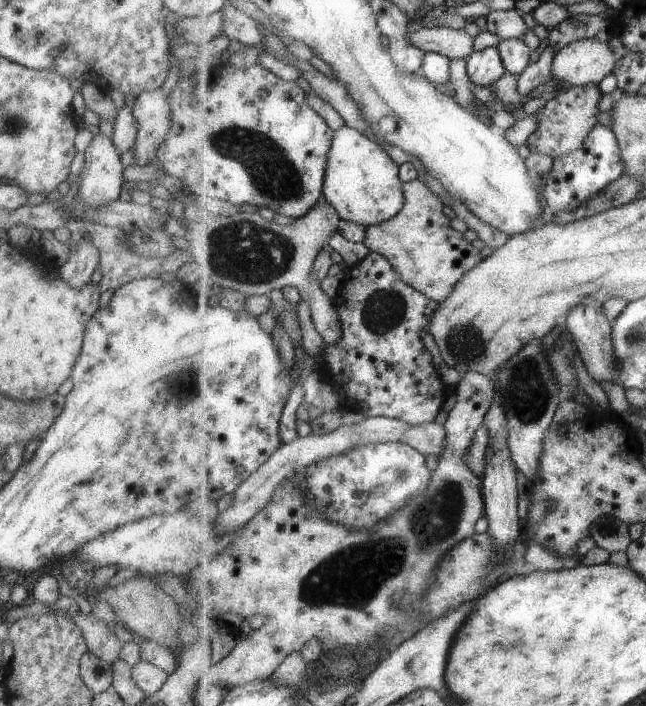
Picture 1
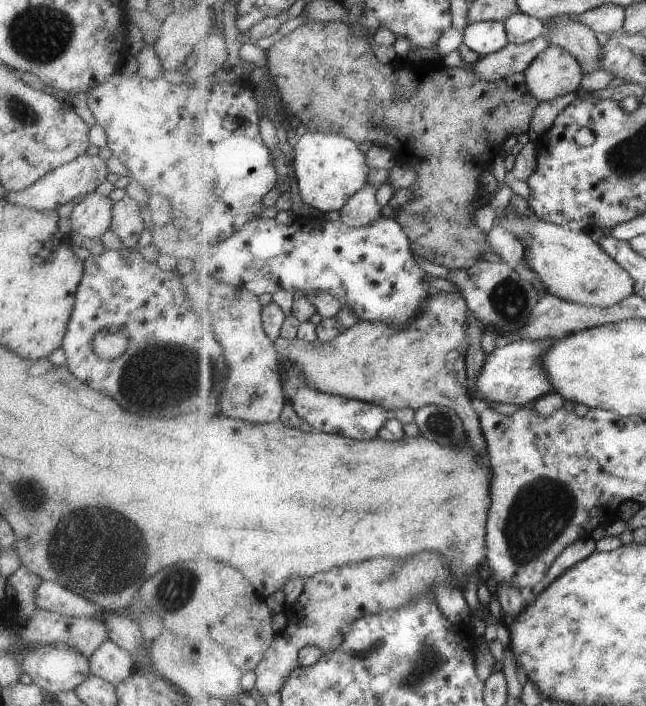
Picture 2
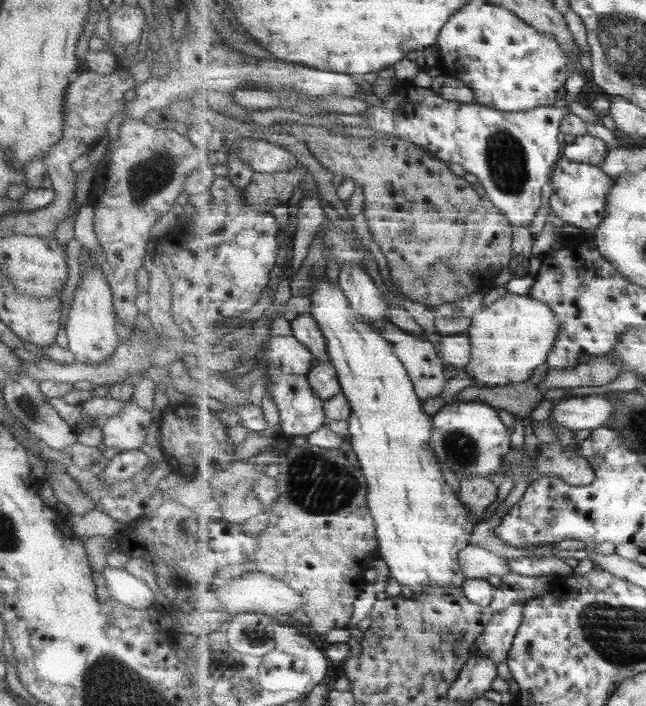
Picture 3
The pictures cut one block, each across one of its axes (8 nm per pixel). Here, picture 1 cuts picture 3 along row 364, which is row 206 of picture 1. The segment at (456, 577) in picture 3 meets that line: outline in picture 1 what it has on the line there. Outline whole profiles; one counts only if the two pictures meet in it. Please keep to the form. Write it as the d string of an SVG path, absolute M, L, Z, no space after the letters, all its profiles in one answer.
M347 124L336 130L326 170L323 197L337 209L342 219L366 227L389 221L406 205L403 185L400 165L377 142Z

